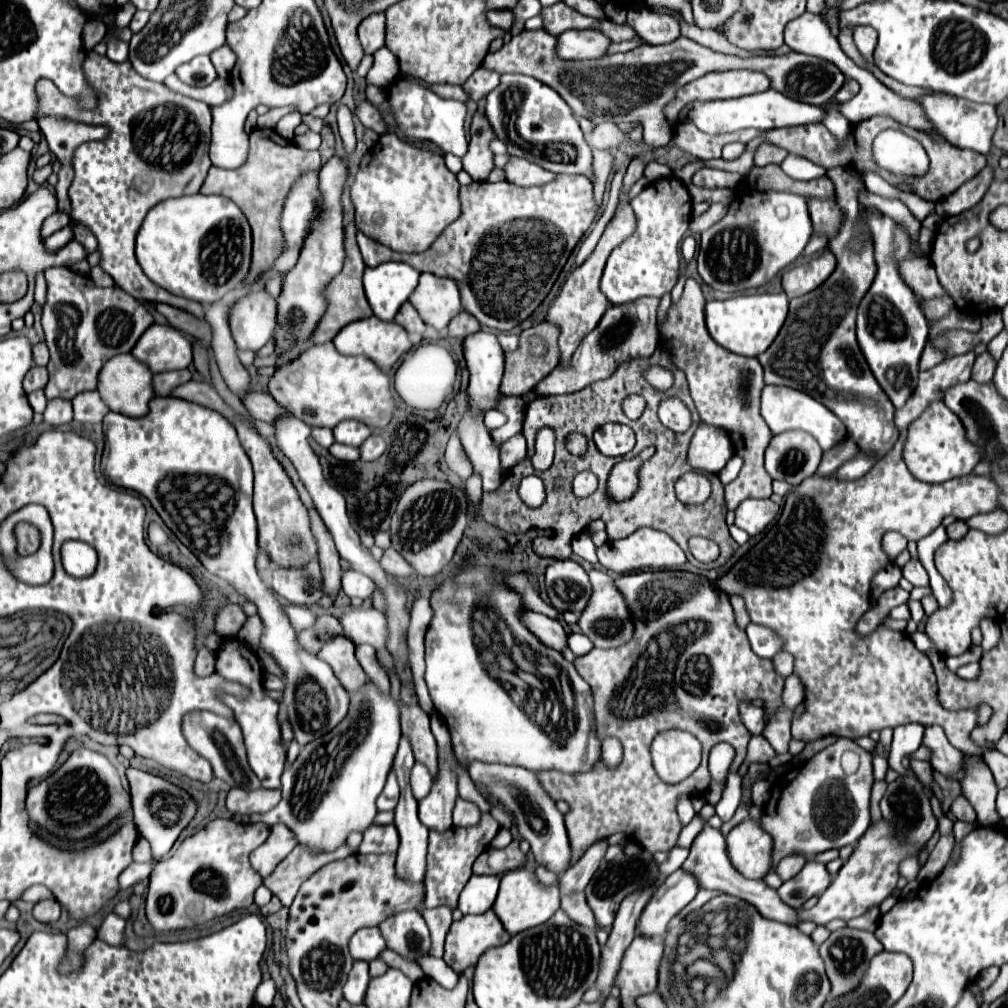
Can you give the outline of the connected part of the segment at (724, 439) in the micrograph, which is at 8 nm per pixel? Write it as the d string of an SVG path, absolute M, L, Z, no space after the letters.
M702 422L688 450L688 462L692 464L692 468L718 474L732 456L734 450L728 434L724 434L724 430L720 428Z

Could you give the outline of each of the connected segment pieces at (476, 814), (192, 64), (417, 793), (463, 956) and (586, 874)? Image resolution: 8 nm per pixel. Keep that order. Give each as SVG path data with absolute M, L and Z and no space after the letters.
M458 798L458 806L454 810L454 826L474 826L480 822L480 810L476 804Z
M196 56L194 60L178 66L176 74L182 82L190 86L208 86L216 78L216 70L210 62L210 56Z
M414 764L412 774L410 774L410 786L416 800L422 800L426 797L430 788L432 788L432 774L428 772L426 766Z
M492 910L480 916L464 916L458 922L452 922L446 936L444 962L456 972L462 974L466 968L476 966L478 958L494 946L502 946L510 940L510 934L504 930L502 922Z
M602 838L598 842L594 842L584 854L582 858L572 864L562 876L560 876L560 892L562 894L570 894L574 890L584 890L592 878L592 874L598 870L604 854L608 848L608 838Z

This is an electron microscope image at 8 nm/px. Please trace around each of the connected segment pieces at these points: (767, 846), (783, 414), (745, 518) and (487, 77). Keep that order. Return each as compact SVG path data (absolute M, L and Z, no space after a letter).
M746 818L726 836L726 852L732 866L746 878L760 880L772 868L772 838L758 822Z
M764 386L762 390L762 416L772 430L772 434L780 434L786 430L804 430L812 434L822 450L830 450L836 442L846 438L846 428L838 416L834 416L826 406L810 398L808 394L788 388L788 386Z
M744 500L736 508L736 526L756 536L766 530L779 510L780 506L770 500Z
M478 68L464 84L464 92L468 94L470 100L478 102L492 91L492 88L496 88L500 83L500 76L496 72L490 72L490 70L482 70Z

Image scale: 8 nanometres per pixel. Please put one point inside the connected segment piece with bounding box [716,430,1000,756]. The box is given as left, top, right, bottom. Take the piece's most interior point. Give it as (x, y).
(808, 579)

